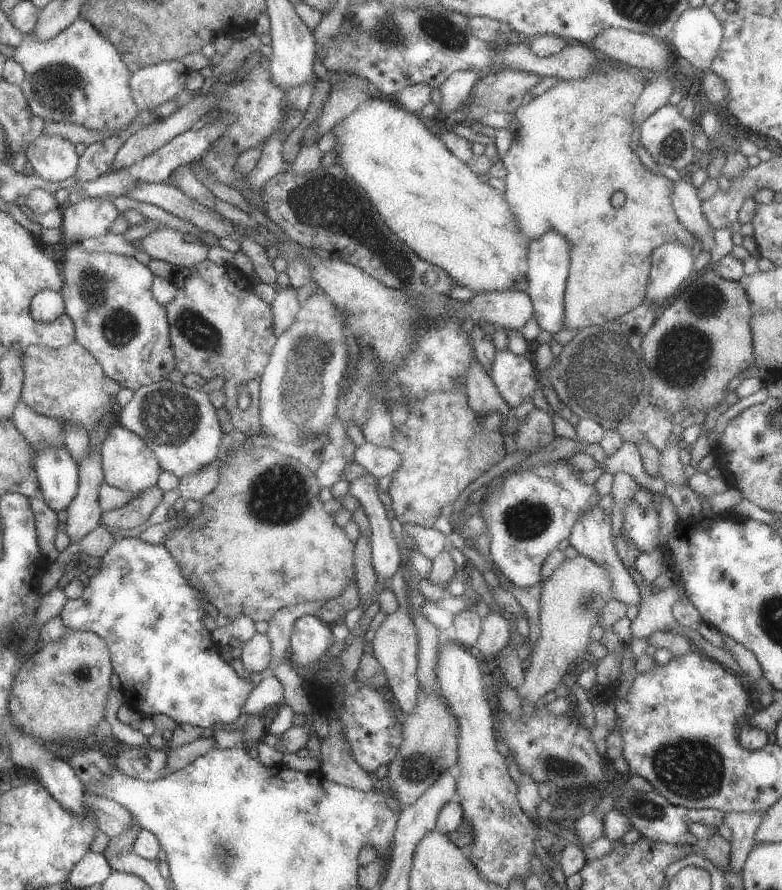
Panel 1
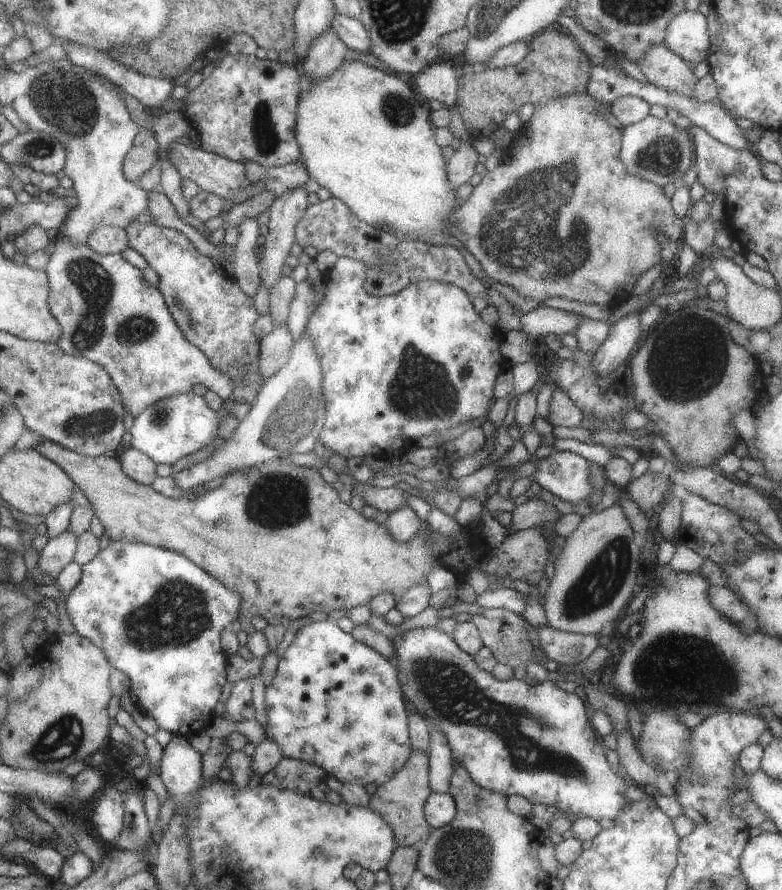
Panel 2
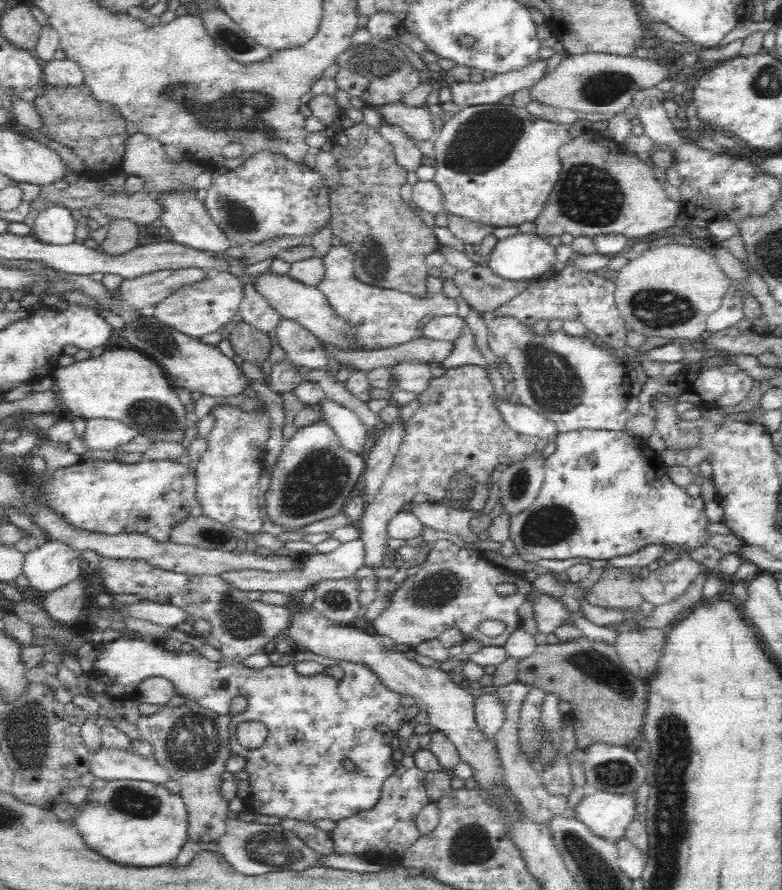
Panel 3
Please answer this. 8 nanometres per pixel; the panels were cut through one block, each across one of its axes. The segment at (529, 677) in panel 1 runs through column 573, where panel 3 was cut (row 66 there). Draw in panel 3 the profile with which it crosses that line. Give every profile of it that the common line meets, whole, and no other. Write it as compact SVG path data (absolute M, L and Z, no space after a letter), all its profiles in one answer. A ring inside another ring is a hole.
M606 53L569 55L562 59L557 68L545 74L532 88L530 97L554 108L567 108L581 113L605 115L625 114L633 106L633 96L639 90L656 87L662 80L669 80L671 74L664 63L630 56L616 56Z

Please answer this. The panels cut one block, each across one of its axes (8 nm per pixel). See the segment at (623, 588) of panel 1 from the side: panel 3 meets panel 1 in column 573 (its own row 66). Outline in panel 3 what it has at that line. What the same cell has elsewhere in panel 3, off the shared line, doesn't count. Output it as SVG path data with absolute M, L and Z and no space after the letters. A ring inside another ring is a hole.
M543 58L532 62L532 64L514 70L506 74L486 75L480 83L459 82L451 88L454 104L459 108L477 105L496 105L504 96L510 96L524 90L530 89L545 76L546 62Z

